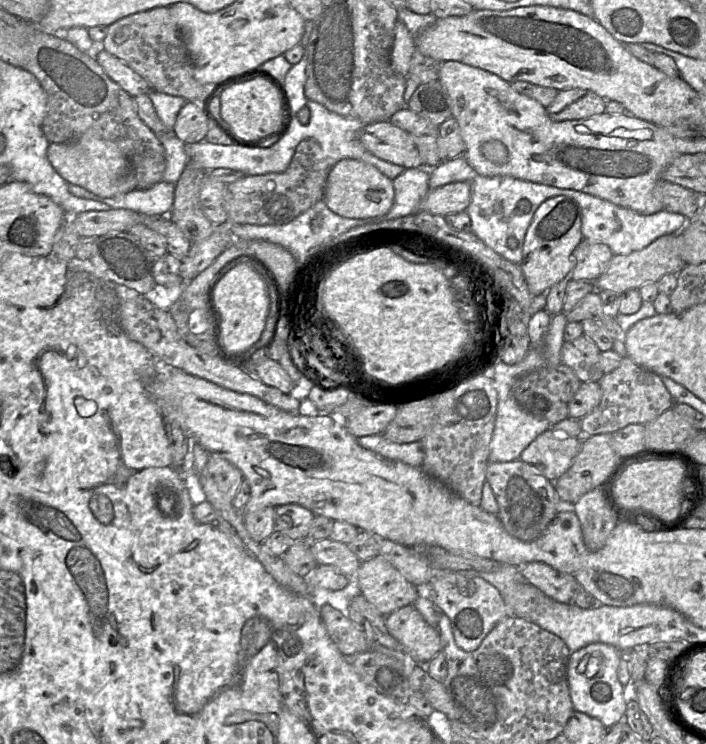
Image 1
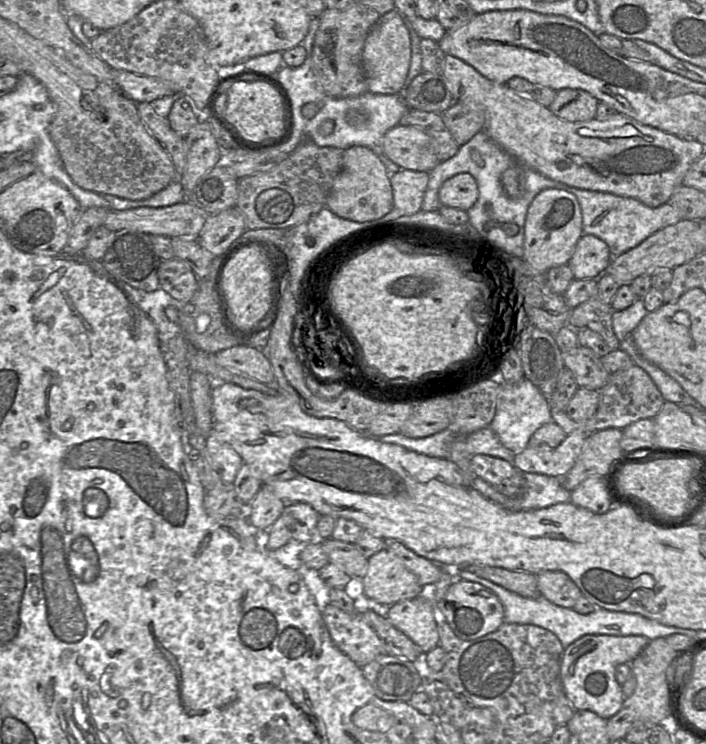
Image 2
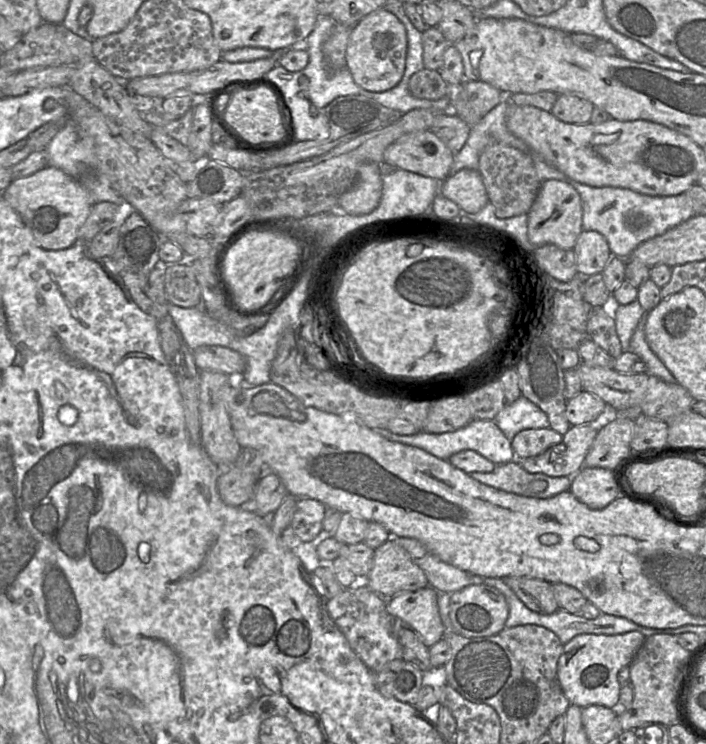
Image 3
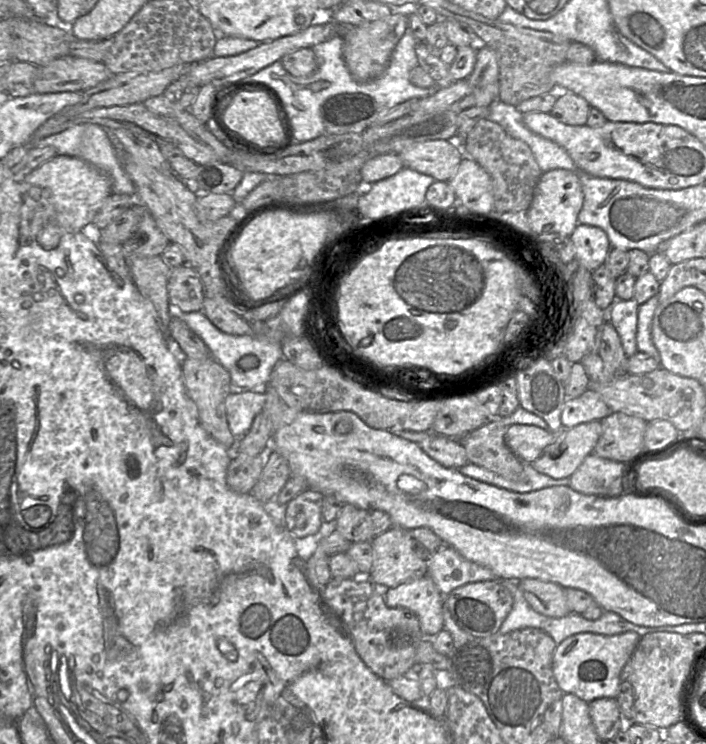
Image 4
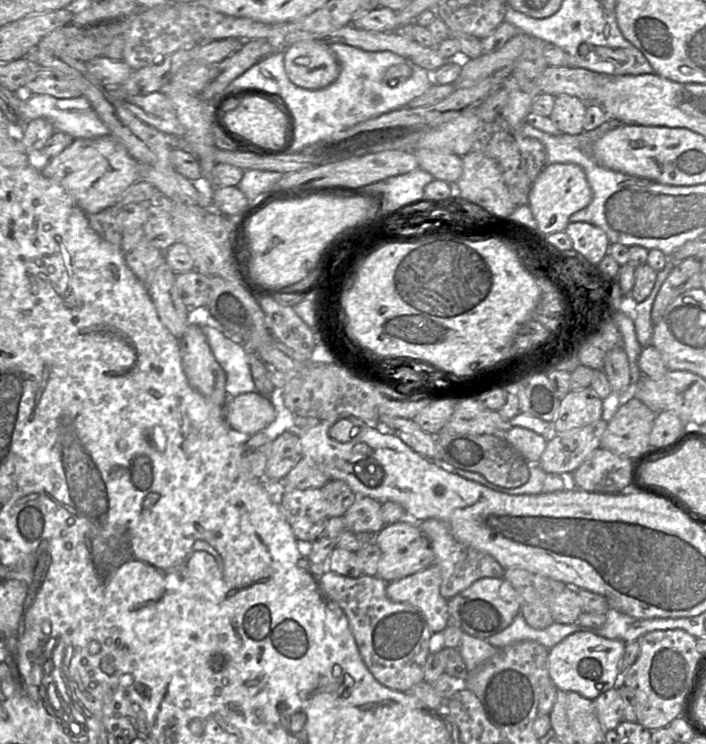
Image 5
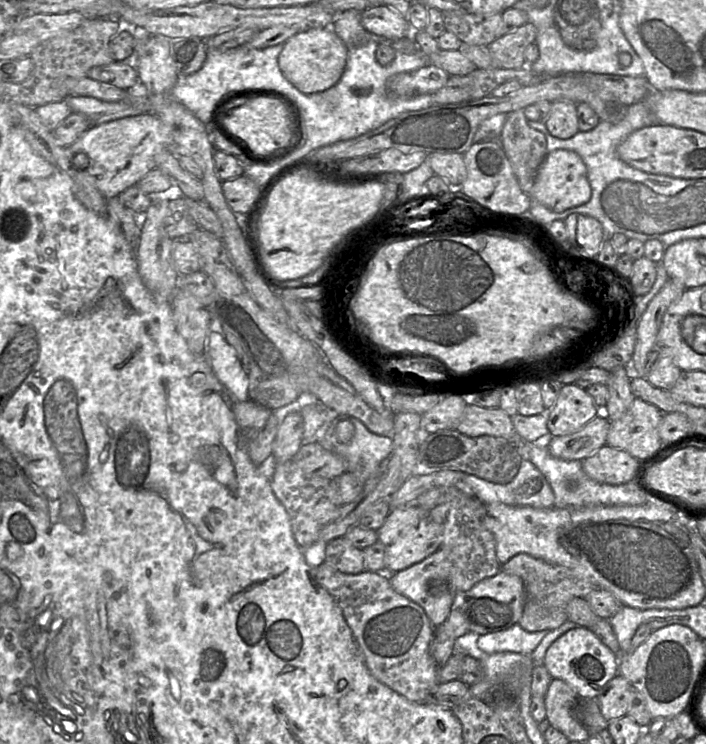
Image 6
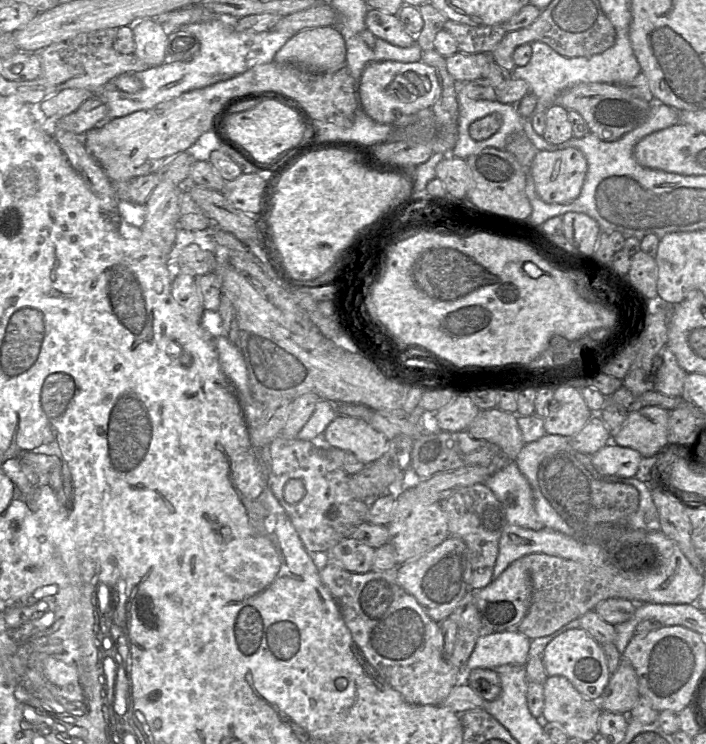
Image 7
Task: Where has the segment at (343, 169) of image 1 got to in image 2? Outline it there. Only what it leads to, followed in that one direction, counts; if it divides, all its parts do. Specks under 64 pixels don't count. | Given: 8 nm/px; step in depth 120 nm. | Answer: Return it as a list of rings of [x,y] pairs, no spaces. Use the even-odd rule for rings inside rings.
[[[352,146],[344,150],[343,167],[327,196],[326,207],[339,217],[359,223],[377,220],[392,210],[390,175],[383,162],[371,149]]]

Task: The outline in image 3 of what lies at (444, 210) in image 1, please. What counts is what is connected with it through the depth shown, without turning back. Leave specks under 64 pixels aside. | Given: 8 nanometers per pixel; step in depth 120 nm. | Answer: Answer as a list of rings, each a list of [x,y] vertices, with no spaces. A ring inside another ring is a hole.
[[[468,168],[451,173],[441,183],[440,194],[456,203],[462,212],[471,214],[478,213],[489,202],[480,172]]]

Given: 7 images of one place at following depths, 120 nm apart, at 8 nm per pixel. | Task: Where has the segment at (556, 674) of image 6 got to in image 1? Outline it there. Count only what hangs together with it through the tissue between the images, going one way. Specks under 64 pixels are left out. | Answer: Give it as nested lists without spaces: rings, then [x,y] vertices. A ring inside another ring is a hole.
[[[591,643],[574,652],[568,659],[567,681],[573,708],[594,717],[606,726],[621,720],[626,711],[628,691],[617,677],[621,651],[605,643]]]

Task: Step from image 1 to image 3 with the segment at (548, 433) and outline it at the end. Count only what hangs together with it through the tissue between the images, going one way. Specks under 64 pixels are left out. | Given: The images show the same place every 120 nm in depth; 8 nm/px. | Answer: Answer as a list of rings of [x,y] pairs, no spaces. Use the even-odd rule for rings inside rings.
[[[596,424],[571,425],[561,443],[552,445],[541,454],[518,459],[530,473],[548,476],[574,476],[582,467],[598,433]]]

